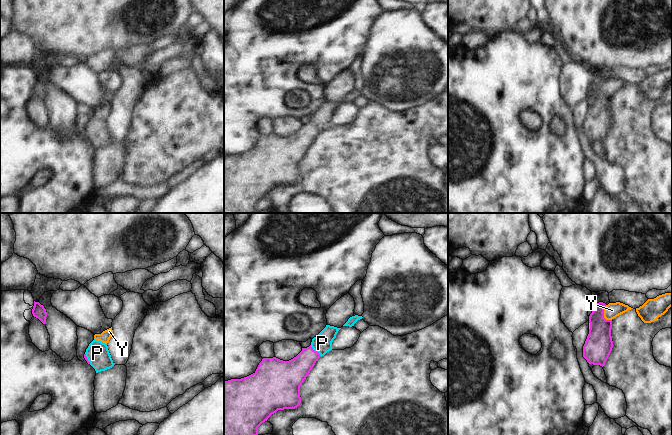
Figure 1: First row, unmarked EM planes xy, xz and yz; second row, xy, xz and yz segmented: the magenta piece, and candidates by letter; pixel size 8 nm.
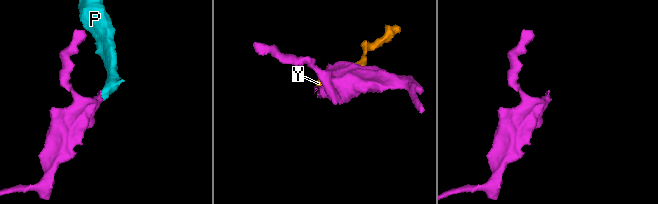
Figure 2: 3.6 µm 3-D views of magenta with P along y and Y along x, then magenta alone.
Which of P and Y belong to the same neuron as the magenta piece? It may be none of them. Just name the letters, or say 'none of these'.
P

